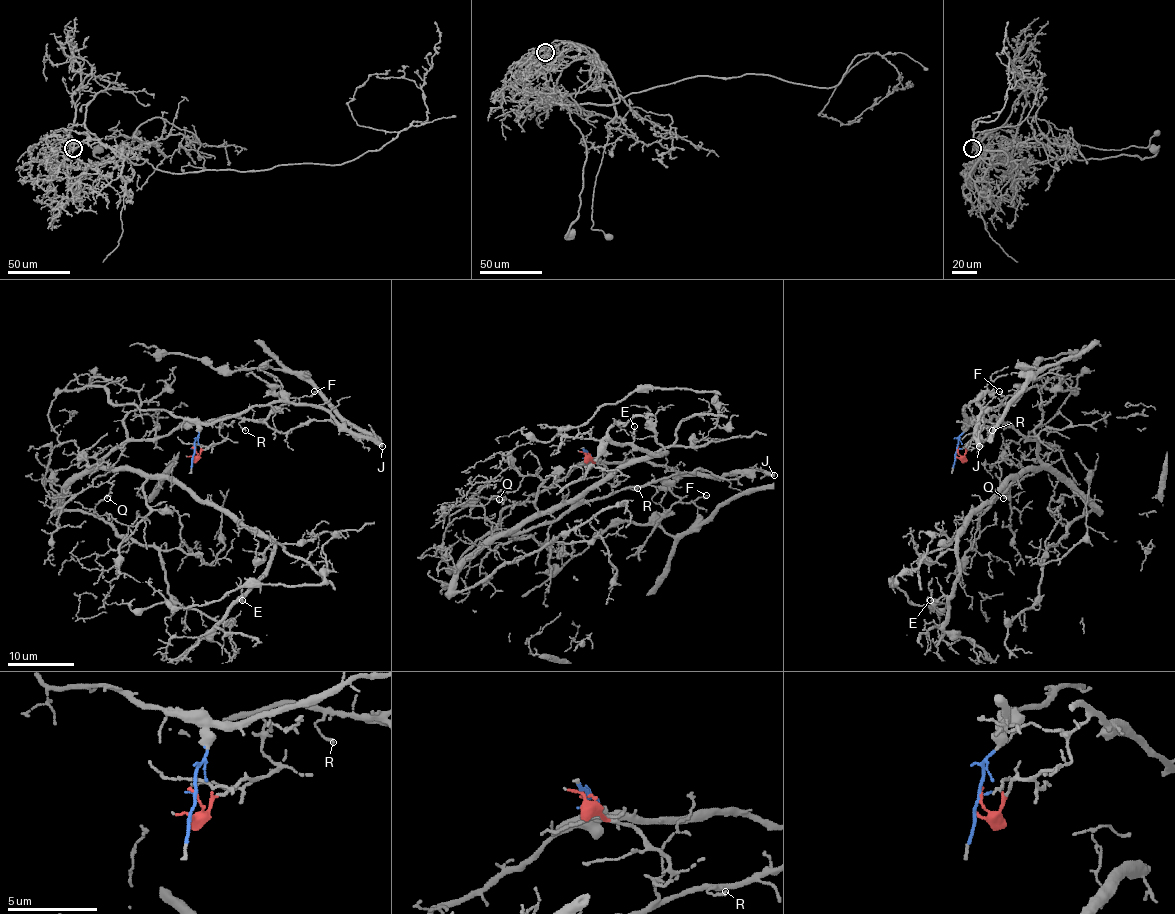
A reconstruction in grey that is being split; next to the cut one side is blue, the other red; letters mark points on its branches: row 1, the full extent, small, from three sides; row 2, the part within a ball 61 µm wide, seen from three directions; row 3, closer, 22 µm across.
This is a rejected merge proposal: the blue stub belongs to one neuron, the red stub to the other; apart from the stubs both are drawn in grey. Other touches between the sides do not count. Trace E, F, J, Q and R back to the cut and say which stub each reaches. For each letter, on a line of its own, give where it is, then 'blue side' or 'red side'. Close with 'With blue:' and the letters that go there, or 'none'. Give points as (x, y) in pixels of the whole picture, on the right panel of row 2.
E: place (930, 600); red side
F: place (999, 391); red side
J: place (979, 446); blue side
Q: place (1003, 498); red side
R: place (992, 430); red side
With blue: J

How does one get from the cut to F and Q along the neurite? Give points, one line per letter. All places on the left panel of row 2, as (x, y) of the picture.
F: (194, 449), (197, 455), (224, 440), (219, 432), (221, 419), (267, 417), (290, 397), (310, 396), (315, 391)
Q: (194, 449), (197, 455), (224, 440), (217, 420), (123, 442), (92, 485), (108, 482), (107, 498)

